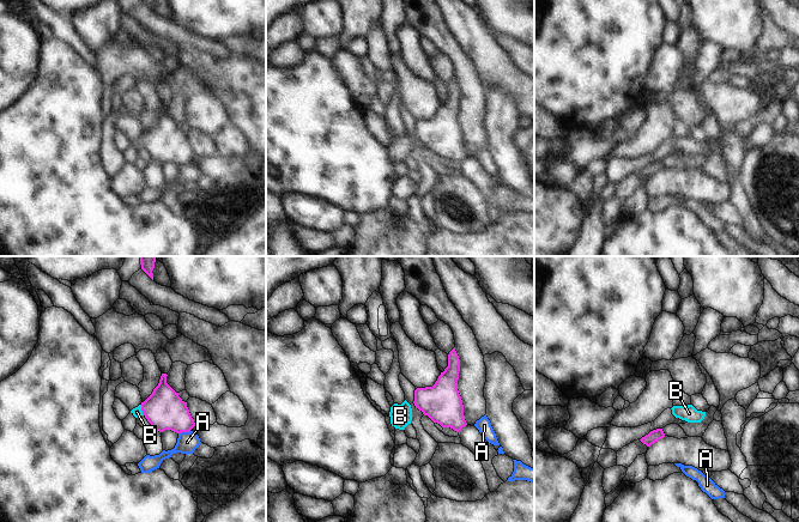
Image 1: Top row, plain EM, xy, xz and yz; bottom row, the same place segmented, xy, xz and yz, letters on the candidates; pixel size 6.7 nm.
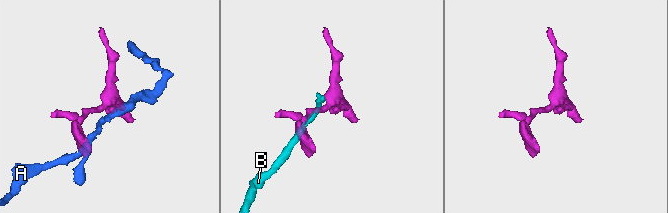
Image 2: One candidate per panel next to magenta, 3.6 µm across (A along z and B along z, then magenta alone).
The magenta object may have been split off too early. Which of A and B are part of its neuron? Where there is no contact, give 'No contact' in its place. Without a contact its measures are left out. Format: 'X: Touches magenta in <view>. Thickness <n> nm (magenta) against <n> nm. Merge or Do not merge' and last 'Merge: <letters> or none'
A: Touches magenta in xy. Thickness 280 nm (magenta) against 140 nm. Do not merge
B: Touches magenta in xy. Thickness 280 nm (magenta) against 70 nm. Merge
Merge: B.

